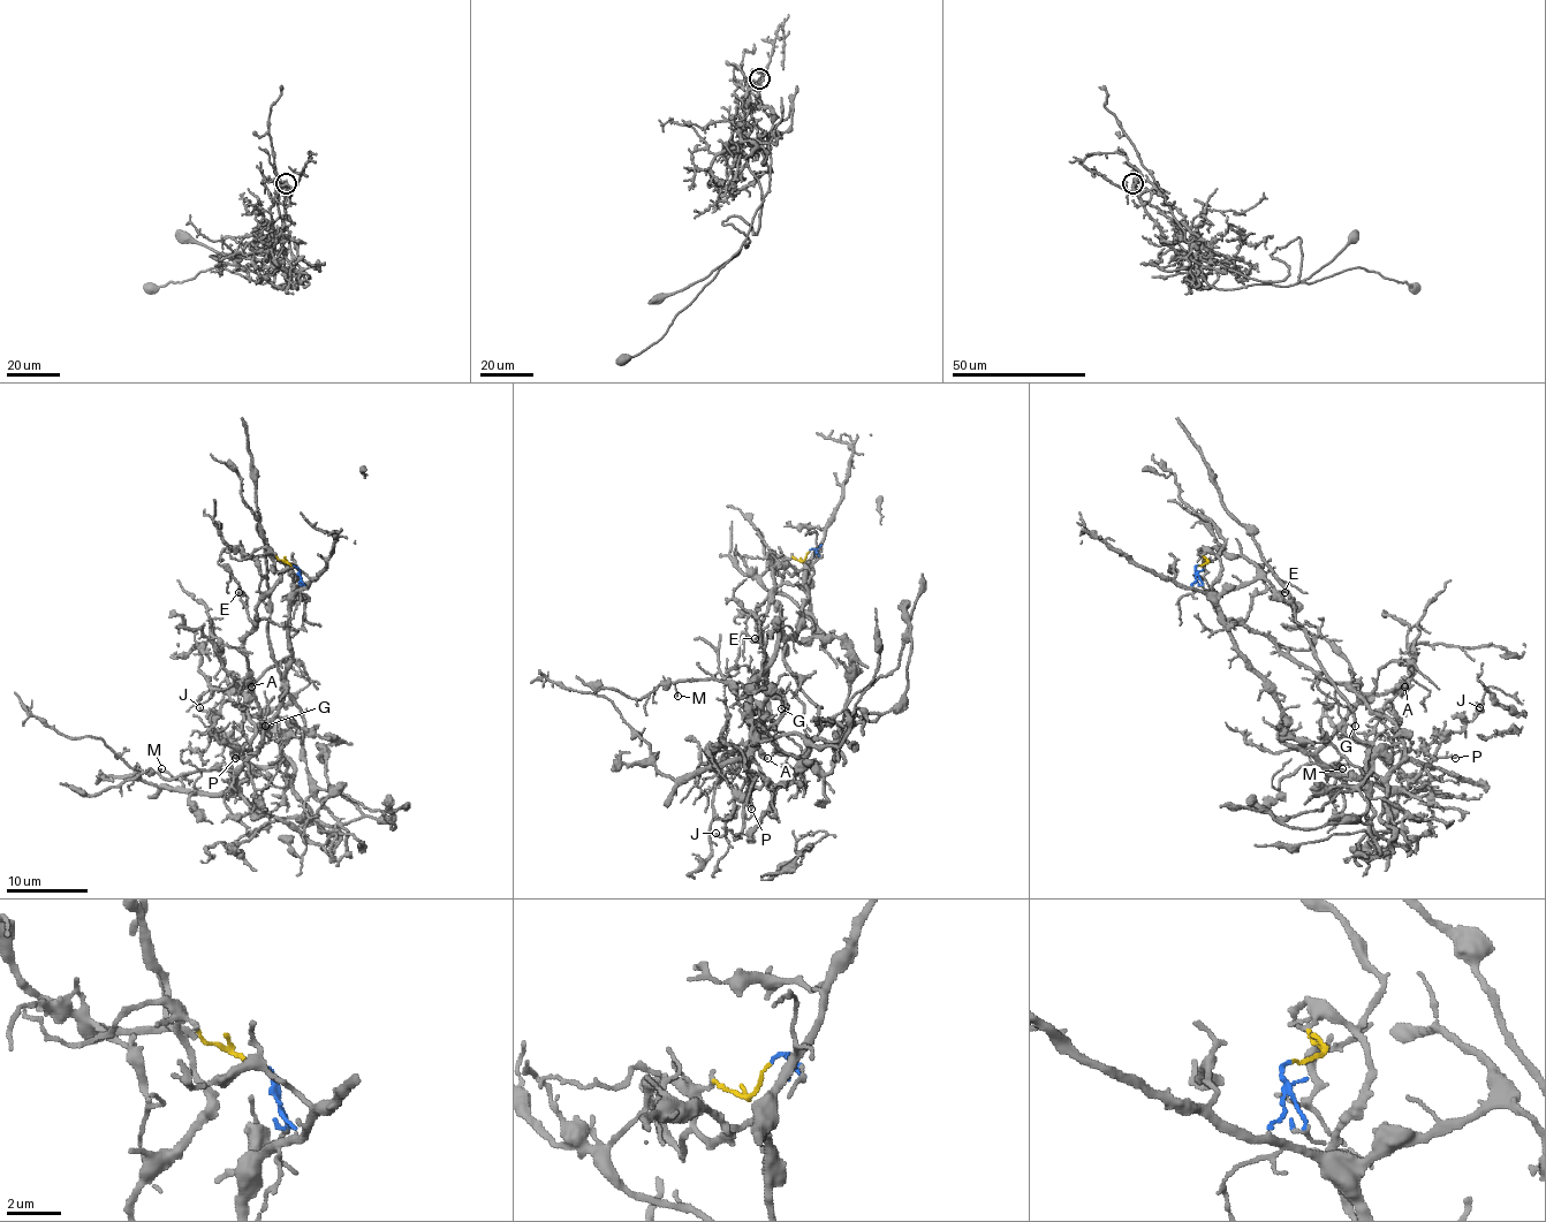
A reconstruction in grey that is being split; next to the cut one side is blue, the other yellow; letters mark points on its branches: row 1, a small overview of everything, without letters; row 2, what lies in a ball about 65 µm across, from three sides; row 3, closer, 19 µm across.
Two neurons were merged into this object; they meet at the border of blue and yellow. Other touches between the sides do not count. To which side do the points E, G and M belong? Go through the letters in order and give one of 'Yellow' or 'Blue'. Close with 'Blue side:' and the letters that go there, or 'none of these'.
E: Yellow
G: Blue
M: Blue
Blue side: G, M

